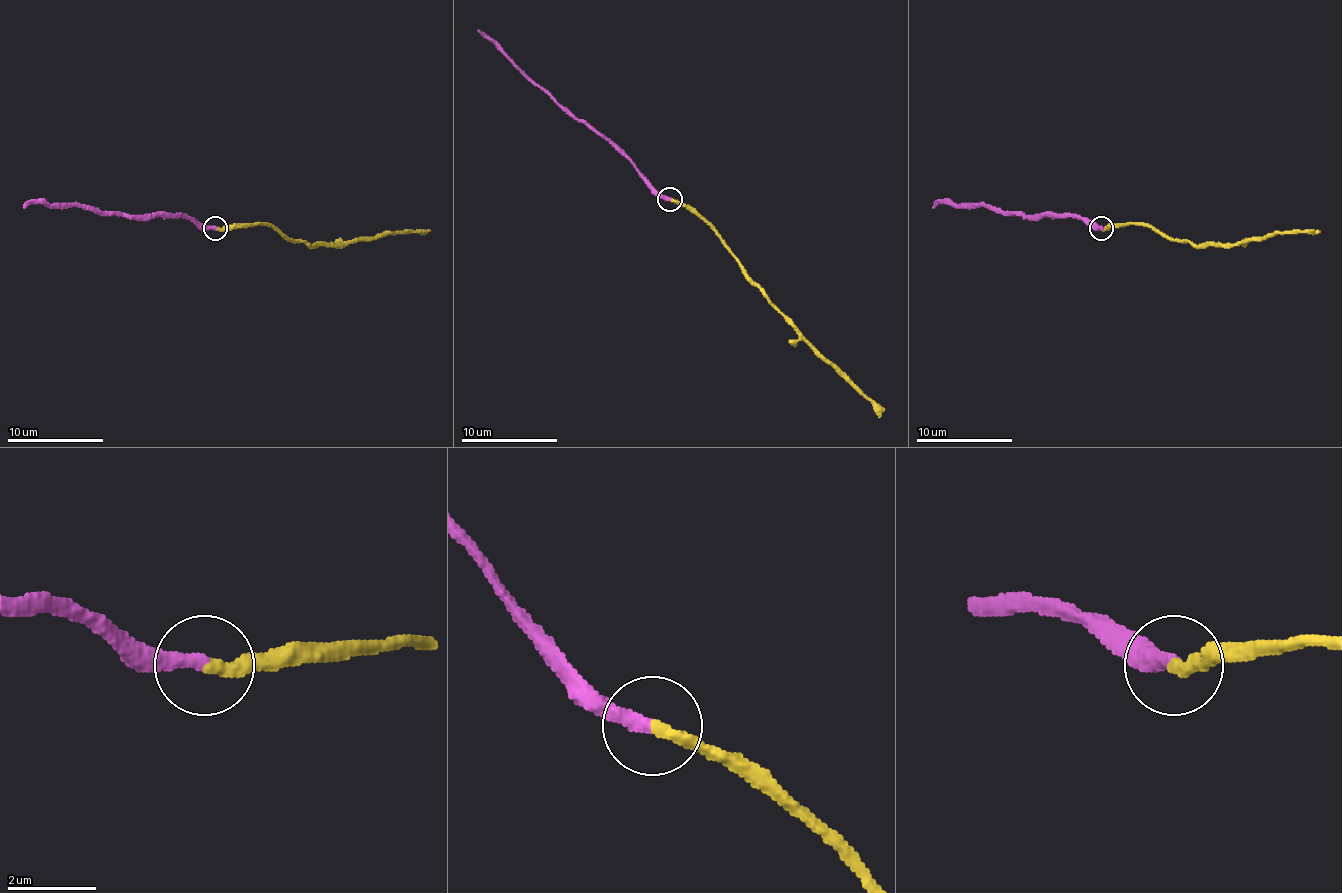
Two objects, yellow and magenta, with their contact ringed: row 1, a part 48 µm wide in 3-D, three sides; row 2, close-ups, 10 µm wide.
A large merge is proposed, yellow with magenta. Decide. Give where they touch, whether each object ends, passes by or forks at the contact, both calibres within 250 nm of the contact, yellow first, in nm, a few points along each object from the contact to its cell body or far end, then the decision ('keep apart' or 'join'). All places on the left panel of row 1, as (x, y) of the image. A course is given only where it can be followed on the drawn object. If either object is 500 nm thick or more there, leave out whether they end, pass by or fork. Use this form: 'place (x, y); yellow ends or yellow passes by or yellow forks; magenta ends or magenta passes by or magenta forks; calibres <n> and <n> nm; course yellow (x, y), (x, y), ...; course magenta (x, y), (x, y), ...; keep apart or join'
place (215, 228); yellow ends; magenta ends; calibres 320 and 340 nm; course yellow (216, 229), (269, 224), (286, 239), (307, 243), (353, 243), (387, 234), (425, 231); course magenta (216, 229), (201, 229), (189, 217), (97, 214), (76, 205), (42, 202), (23, 207); keep apart

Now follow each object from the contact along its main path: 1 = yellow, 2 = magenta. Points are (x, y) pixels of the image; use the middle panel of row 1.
1: (670, 199), (687, 204), (716, 233), (740, 269), (880, 416)
2: (670, 199), (477, 31)

